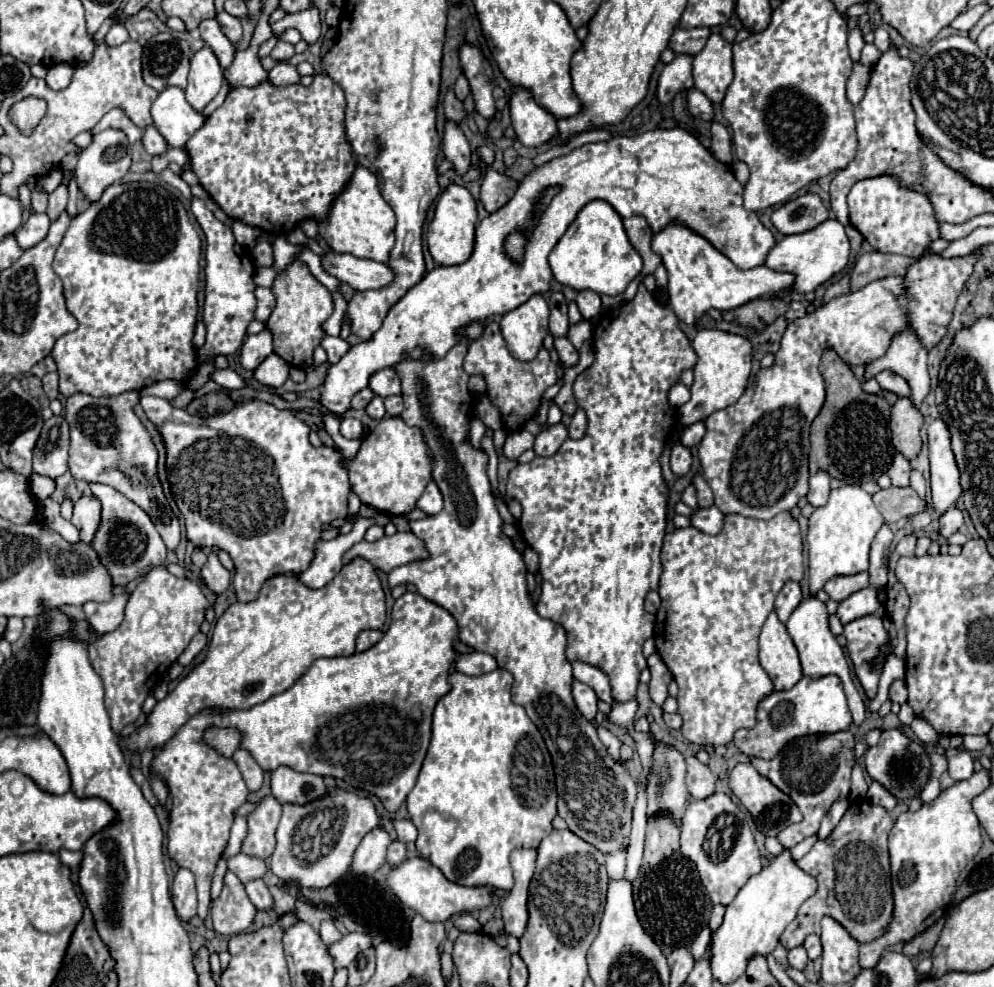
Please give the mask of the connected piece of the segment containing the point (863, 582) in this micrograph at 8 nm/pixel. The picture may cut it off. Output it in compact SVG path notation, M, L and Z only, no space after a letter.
M864 571L864 573L856 573L856 575L840 575L840 577L834 577L834 579L830 579L824 585L824 591L828 593L830 599L844 601L852 593L856 593L860 589L866 589L866 587L870 587L870 575Z

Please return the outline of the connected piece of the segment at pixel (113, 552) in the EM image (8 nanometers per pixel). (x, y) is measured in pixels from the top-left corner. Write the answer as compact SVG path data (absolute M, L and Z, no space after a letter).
M94 483L90 485L90 489L102 503L100 525L94 533L90 547L98 553L100 563L108 569L112 585L128 585L130 581L144 577L148 573L148 567L154 567L156 563L166 561L168 549L160 533L156 531L150 517L136 503L132 503L130 499L126 499L124 495L120 495L116 489L108 485Z

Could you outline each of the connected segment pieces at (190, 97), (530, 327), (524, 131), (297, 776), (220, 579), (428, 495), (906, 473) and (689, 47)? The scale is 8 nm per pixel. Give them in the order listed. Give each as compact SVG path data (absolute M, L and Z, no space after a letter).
M204 45L198 53L194 53L190 63L186 101L196 111L202 111L218 95L222 83L224 83L222 67L212 49Z
M532 295L526 303L500 319L500 329L508 351L518 361L532 361L548 335L548 305L542 295Z
M518 89L512 95L510 117L518 141L526 147L542 147L558 133L554 117L544 111L526 89Z
M278 767L272 773L272 795L282 803L306 805L328 793L324 779L310 773L298 773L288 767Z
M210 553L208 555L208 561L202 567L202 581L204 581L204 585L210 591L214 591L214 593L224 593L228 589L228 585L230 585L230 579L232 579L232 575L220 563L218 555L216 553Z
M434 481L428 483L428 487L426 487L424 495L418 499L416 507L420 511L424 511L426 515L436 515L442 511L442 495L440 495L440 489L436 487Z
M896 453L894 461L892 461L890 469L888 469L888 475L892 479L892 485L894 487L906 487L910 483L910 471L912 471L910 461L904 455Z
M676 27L672 37L670 37L668 47L674 53L698 55L702 51L708 35L710 35L710 29L706 29L706 27L702 27L702 29L680 29L680 27Z

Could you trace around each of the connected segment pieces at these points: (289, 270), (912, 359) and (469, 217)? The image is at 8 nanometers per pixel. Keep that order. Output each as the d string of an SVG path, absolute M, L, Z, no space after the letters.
M292 261L292 267L286 267L280 275L276 275L272 291L276 295L276 309L272 311L266 329L272 333L274 353L292 367L312 365L312 353L324 337L322 323L334 311L330 291L310 273L308 265L300 261Z
M906 327L892 337L892 343L890 343L886 355L864 365L866 367L864 379L876 377L878 369L892 369L908 381L908 385L912 389L910 399L912 399L912 403L920 405L922 399L930 391L926 357L928 357L928 349L918 341L916 333L910 327Z
M450 185L438 199L434 217L428 225L428 247L430 255L438 265L460 265L470 259L474 249L474 231L476 231L476 201L468 193L468 189L460 185Z

